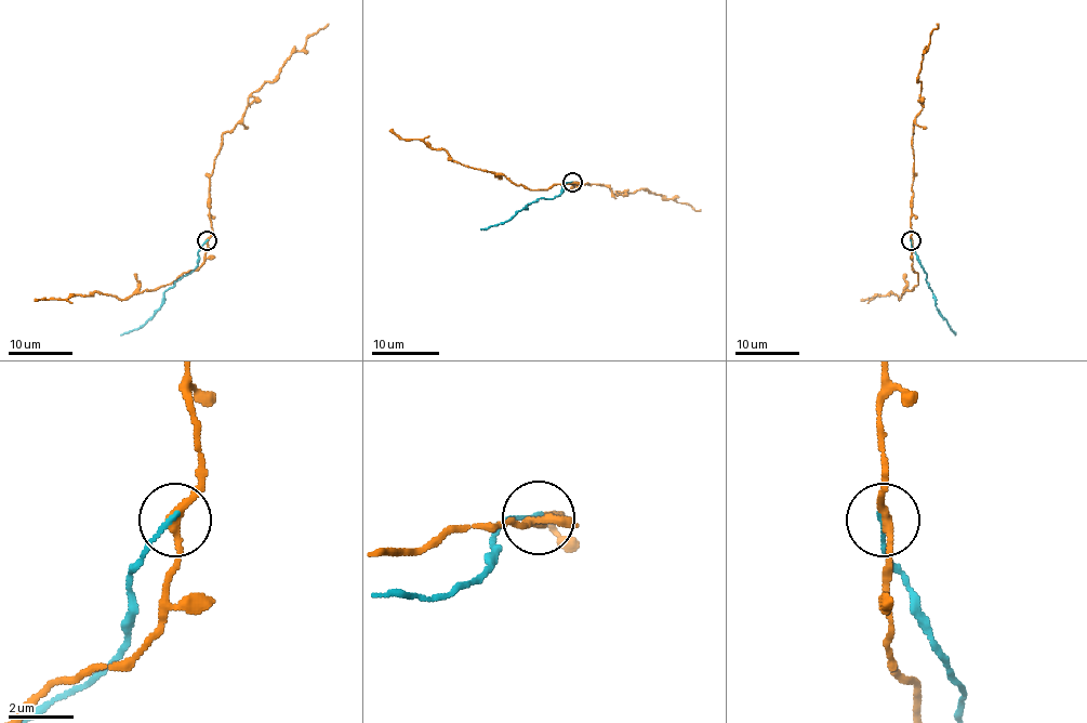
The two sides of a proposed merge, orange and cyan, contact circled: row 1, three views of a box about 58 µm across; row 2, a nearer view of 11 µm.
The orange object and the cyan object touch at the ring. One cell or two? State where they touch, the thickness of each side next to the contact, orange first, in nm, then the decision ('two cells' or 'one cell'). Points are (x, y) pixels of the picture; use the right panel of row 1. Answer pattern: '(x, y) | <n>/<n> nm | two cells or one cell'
(911, 240) | 260/130 nm | two cells

